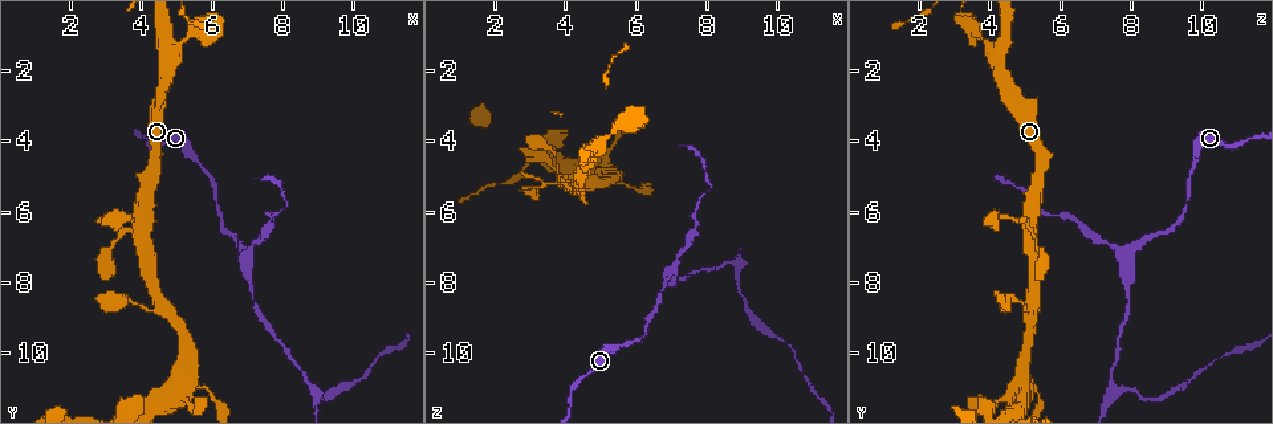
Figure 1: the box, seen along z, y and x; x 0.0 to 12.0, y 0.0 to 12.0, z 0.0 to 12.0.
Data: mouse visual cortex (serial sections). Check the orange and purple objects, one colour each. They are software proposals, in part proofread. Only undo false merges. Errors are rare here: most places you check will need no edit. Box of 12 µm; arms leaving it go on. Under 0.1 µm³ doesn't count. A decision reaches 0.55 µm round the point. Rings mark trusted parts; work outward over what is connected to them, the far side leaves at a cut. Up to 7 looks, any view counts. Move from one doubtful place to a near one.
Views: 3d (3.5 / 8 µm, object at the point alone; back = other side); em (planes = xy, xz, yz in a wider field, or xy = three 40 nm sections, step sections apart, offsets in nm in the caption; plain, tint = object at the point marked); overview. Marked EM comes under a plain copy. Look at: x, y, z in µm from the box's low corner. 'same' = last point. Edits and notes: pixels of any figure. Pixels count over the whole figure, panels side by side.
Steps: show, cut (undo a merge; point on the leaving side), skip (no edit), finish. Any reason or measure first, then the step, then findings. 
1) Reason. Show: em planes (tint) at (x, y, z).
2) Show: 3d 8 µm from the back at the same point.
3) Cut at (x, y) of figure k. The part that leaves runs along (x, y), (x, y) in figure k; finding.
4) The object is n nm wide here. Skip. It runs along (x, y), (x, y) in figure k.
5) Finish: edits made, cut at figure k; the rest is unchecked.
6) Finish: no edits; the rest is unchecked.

Branch point. Show: 3d 8 µm at (6.9, 7.2, 7.8).

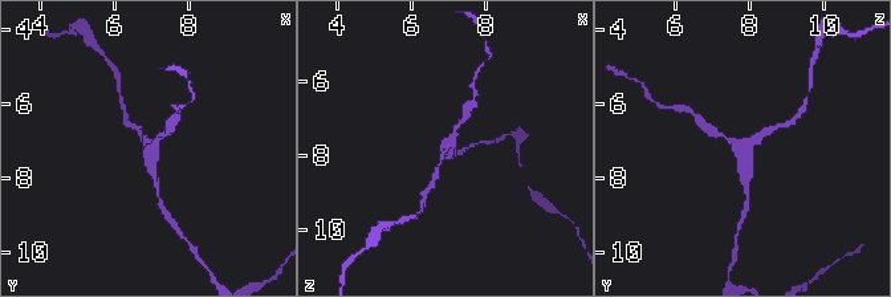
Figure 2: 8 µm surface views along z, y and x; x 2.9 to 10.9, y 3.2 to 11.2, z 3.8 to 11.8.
3 arms meet here; the arms are 200, 200, 200 nm wide; need the tissue. Show: em xy step 2 (tint) at (6.9, 7.2, 7.9).

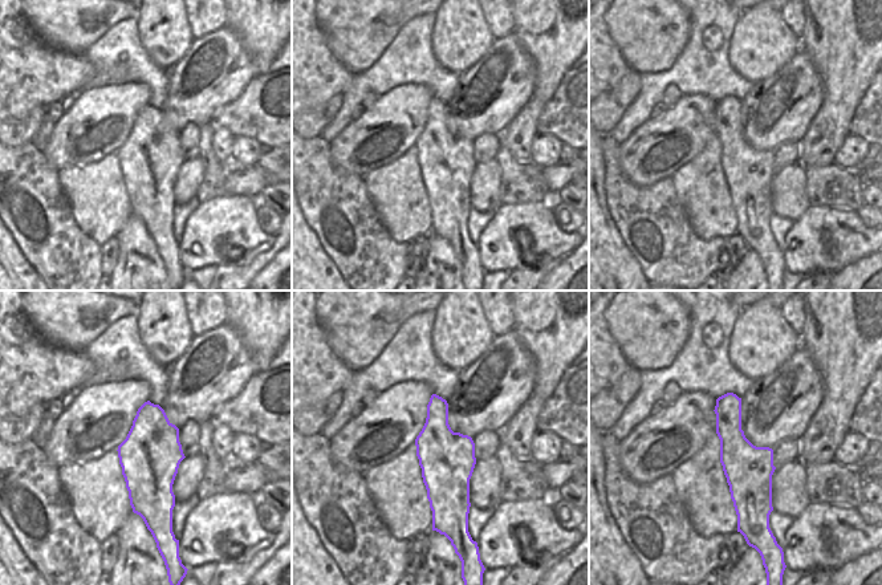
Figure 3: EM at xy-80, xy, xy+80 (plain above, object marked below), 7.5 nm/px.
The object is 420 nm wide here. Skip. It runs along (772, 129), (744, 151), (745, 188) in figure 2; one cell here.

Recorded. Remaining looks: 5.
Side arm on a straight run. Show: 3d 8 µm at (4.0, 5.8, 5.3).

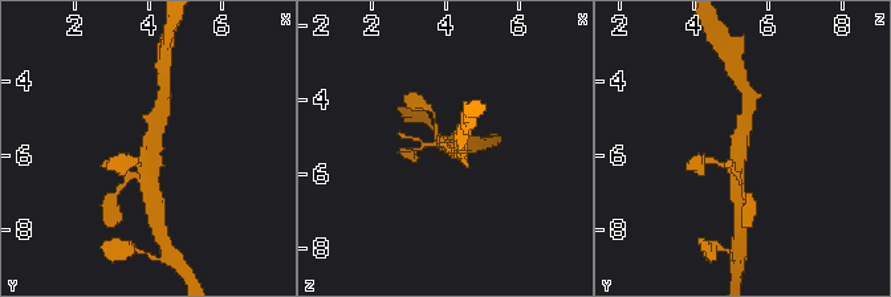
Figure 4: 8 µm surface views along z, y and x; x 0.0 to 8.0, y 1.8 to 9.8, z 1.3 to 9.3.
Zoom in. Show: 3d 3.5 µm from the back at (4.1, 5.8, 5.3).

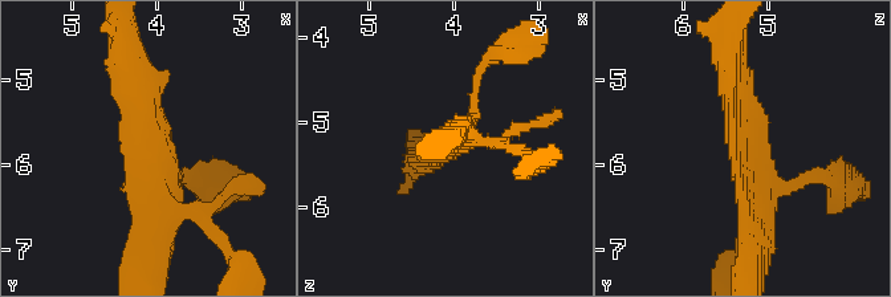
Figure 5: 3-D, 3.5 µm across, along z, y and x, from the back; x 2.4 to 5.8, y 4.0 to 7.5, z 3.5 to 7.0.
3 arms meet here; the arms are 150, 250, 300 nm wide. Show: em xy step 3 (tint) at (4.00, 5.85, 5.30).

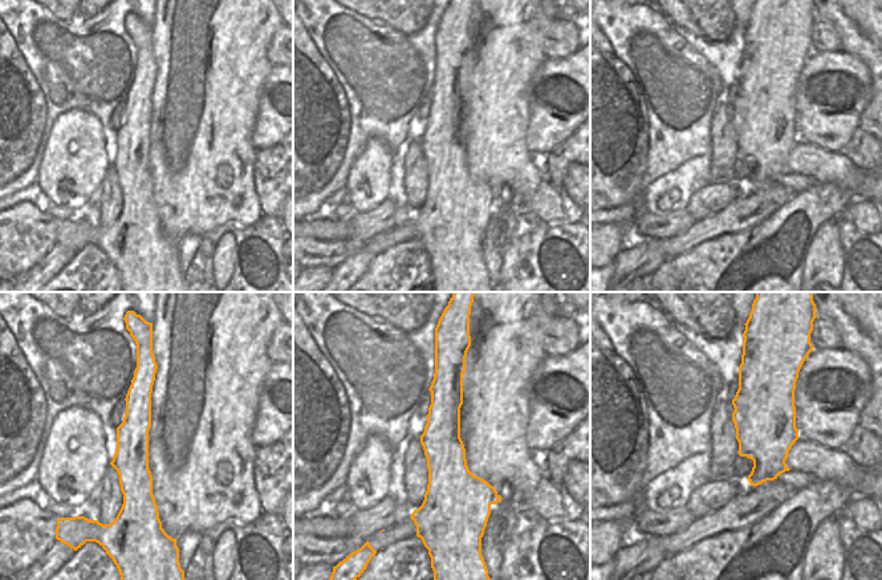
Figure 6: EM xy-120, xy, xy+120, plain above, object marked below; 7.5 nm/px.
Skip. It runs along (728, 69), (743, 98), (752, 236) in figure 5; continuous, no second cell.

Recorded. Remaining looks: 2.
Thick turns thin. Show: 3d 3.5 µm at (5.5, 0.9, 3.6).

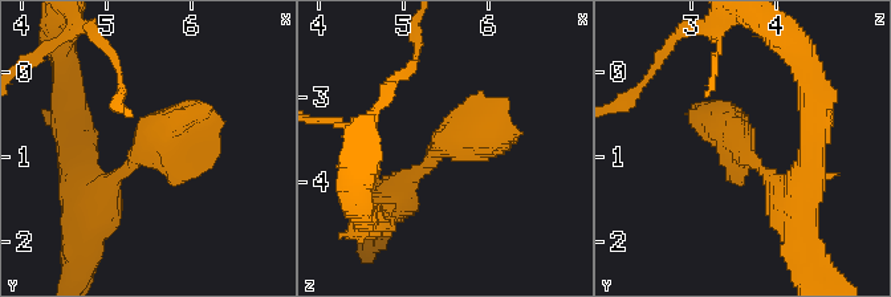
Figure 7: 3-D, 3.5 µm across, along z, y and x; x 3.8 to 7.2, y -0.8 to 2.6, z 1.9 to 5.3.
Show: em xy step 5 (tint) at (5.55, 0.85, 3.55).

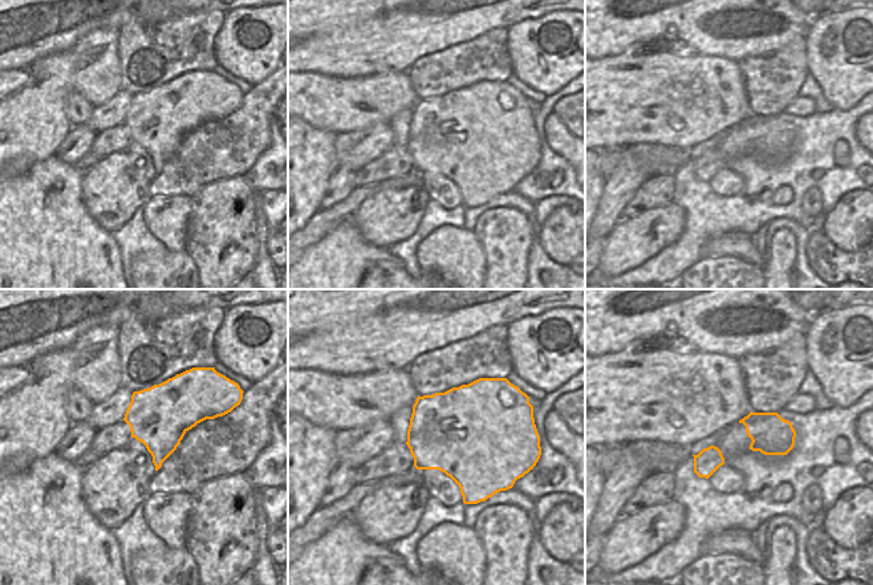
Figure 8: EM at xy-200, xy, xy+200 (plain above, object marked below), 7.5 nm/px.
Skip. It runs along (395, 198), (505, 98) in figure 7; all the same cell.

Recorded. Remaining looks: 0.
Finish: no edits; the rest is unchecked.

